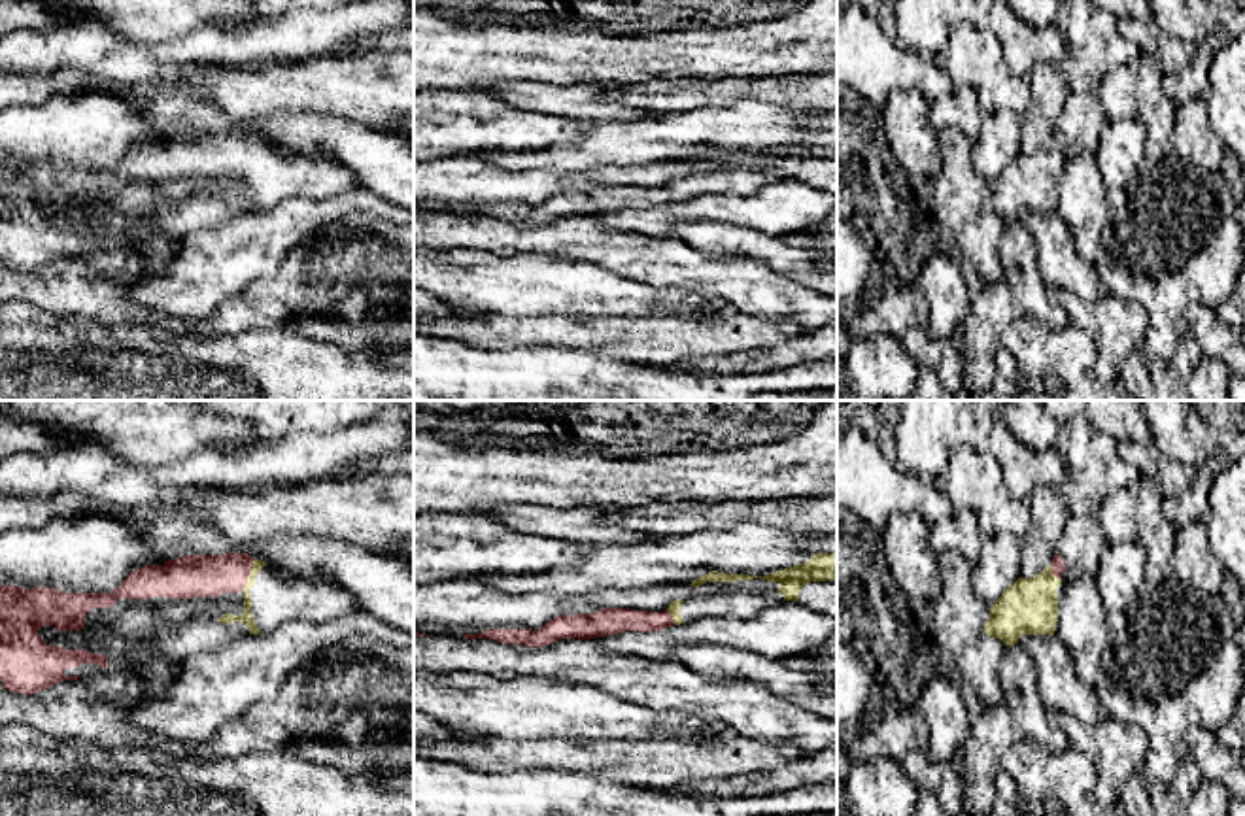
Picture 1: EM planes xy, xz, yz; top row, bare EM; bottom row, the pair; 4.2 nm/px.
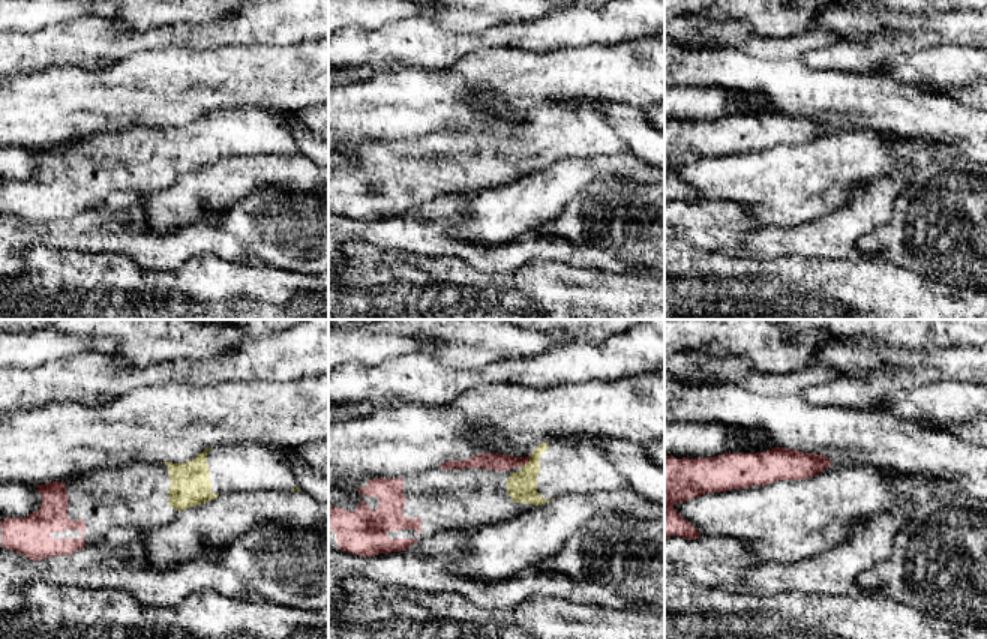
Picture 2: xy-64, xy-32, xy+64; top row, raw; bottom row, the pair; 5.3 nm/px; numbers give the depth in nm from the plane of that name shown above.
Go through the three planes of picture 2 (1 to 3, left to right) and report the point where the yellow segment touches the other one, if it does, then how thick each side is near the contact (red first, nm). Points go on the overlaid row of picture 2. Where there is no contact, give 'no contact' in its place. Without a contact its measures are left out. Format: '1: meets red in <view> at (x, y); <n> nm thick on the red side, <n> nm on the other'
1: no contact
2: meets red in xy-32 at (527, 462); 100 nm thick on the red side, 160 nm on the other
3: no contact

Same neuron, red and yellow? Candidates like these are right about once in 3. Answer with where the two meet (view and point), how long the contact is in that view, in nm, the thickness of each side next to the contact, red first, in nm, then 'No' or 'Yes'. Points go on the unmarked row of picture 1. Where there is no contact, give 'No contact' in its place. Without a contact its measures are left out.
Touches red at xy (248, 152). Shared border 140 nm. Thickness 180 nm (red) against 50 nm. Yes

